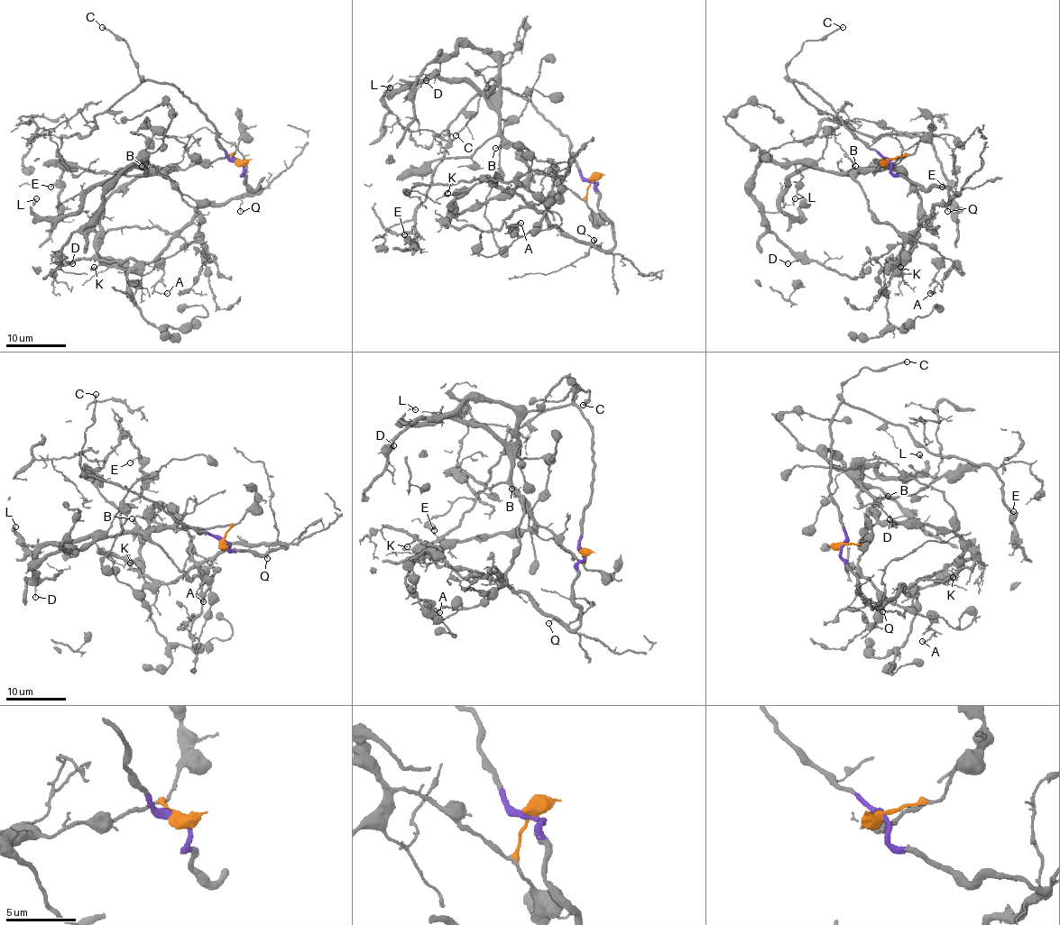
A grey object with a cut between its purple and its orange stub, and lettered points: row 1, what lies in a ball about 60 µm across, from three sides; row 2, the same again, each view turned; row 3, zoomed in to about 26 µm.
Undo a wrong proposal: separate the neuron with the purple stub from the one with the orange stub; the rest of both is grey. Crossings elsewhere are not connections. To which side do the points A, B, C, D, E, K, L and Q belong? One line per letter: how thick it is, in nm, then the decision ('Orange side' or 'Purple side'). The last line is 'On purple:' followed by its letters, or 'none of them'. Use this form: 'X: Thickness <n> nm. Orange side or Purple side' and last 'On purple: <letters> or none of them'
A: Thickness 130 nm. Orange side
B: Thickness 100 nm. Orange side
C: Thickness 180 nm. Purple side
D: Thickness 100 nm. Orange side
E: Thickness 130 nm. Purple side
K: Thickness 110 nm. Orange side
L: Thickness 150 nm. Orange side
Q: Thickness 100 nm. Purple side
On purple: C, E, Q

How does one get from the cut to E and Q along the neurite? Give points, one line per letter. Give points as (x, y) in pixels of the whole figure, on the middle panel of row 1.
E: (592, 181), (569, 139), (528, 100), (493, 87), (449, 125), (416, 210), (418, 233), (409, 242), (404, 234)
Q: (592, 181), (596, 183), (597, 209), (612, 225), (614, 243), (612, 248), (601, 250), (593, 241)

